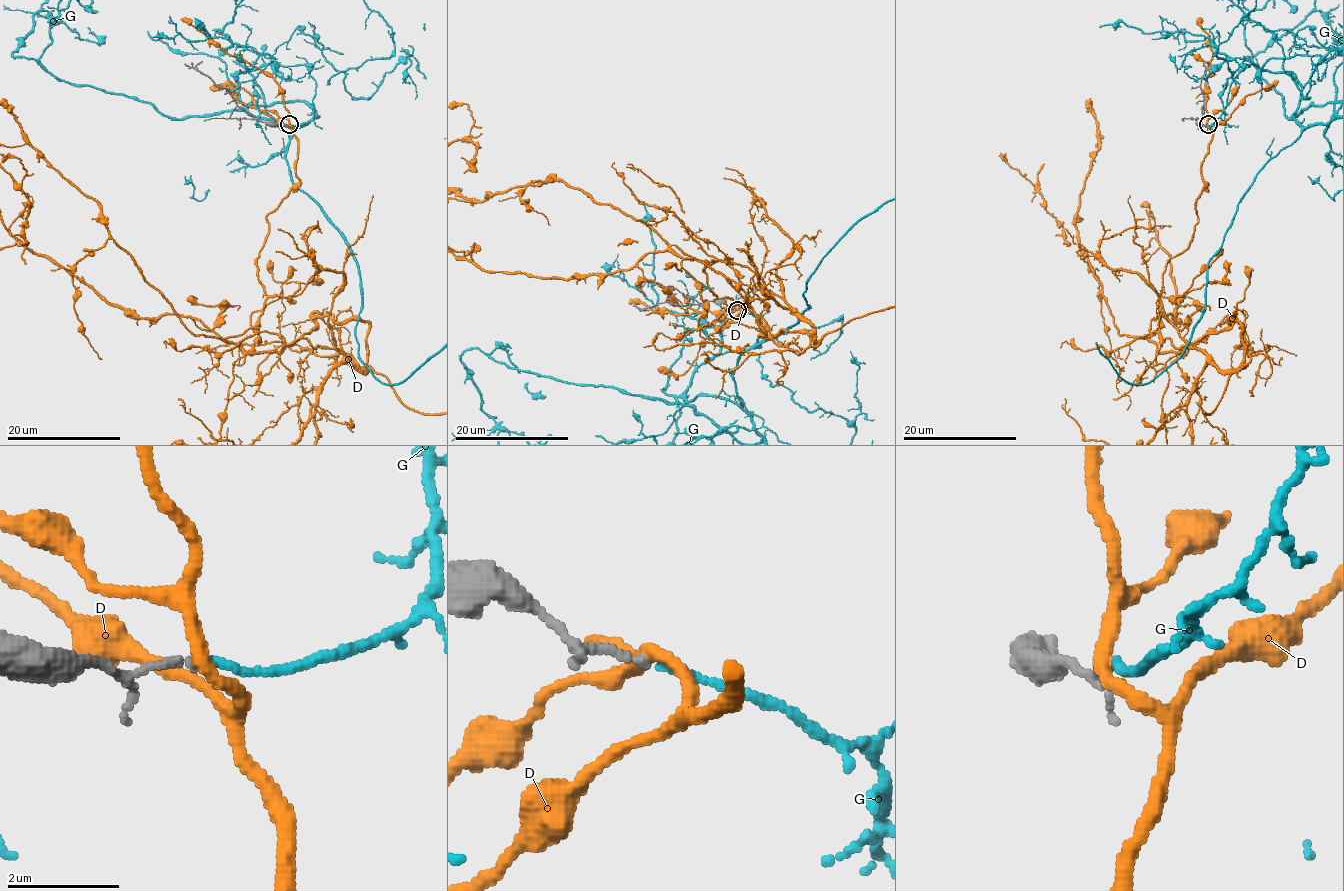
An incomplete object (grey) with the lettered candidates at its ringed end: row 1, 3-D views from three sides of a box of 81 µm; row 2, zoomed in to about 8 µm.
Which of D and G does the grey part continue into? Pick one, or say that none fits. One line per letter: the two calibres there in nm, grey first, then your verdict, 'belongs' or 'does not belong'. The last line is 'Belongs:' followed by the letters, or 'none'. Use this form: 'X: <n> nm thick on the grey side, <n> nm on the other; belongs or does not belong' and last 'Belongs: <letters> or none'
D: 150 nm thick on the grey side, 240 nm on the other; does not belong
G: 140 nm thick on the grey side, 120 nm on the other; belongs
Belongs: G

